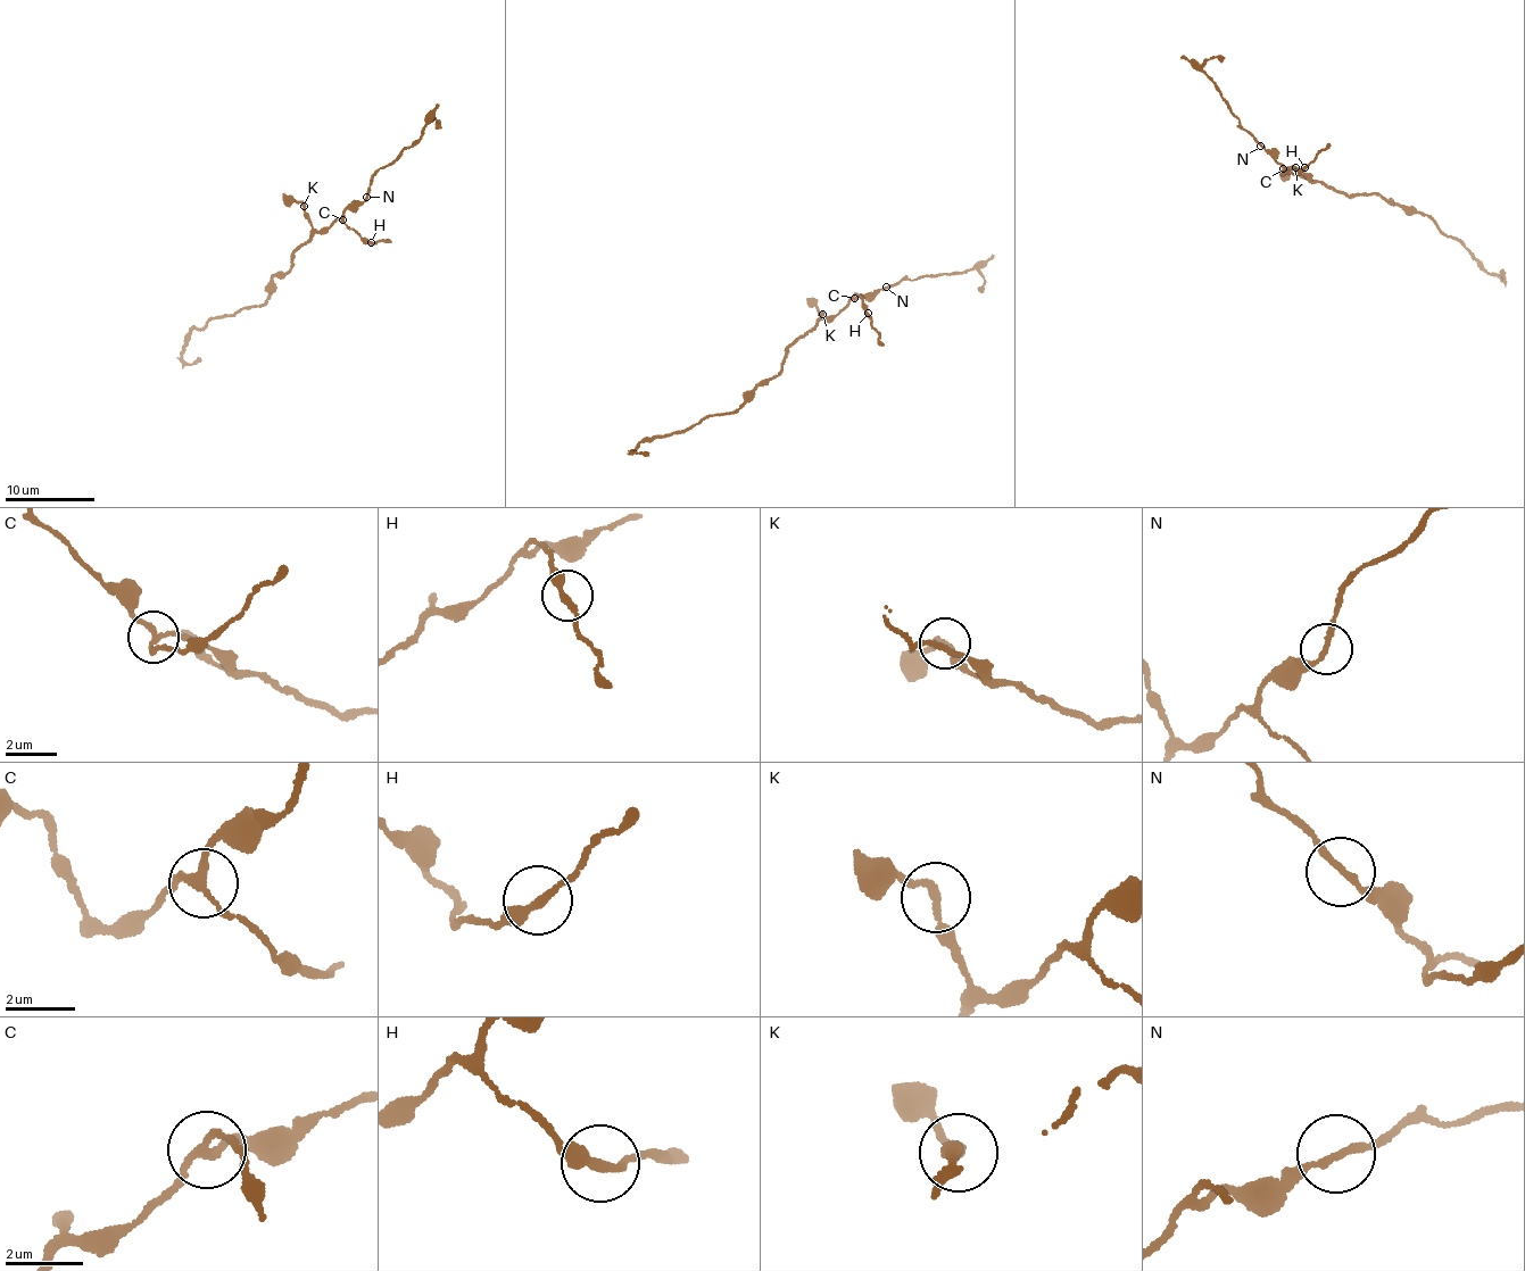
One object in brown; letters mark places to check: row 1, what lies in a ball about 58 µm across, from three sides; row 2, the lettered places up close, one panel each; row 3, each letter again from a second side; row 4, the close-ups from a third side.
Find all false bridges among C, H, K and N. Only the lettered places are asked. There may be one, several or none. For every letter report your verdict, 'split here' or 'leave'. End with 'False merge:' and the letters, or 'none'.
C: leave
H: leave
K: leave
N: leave
False merge: none

